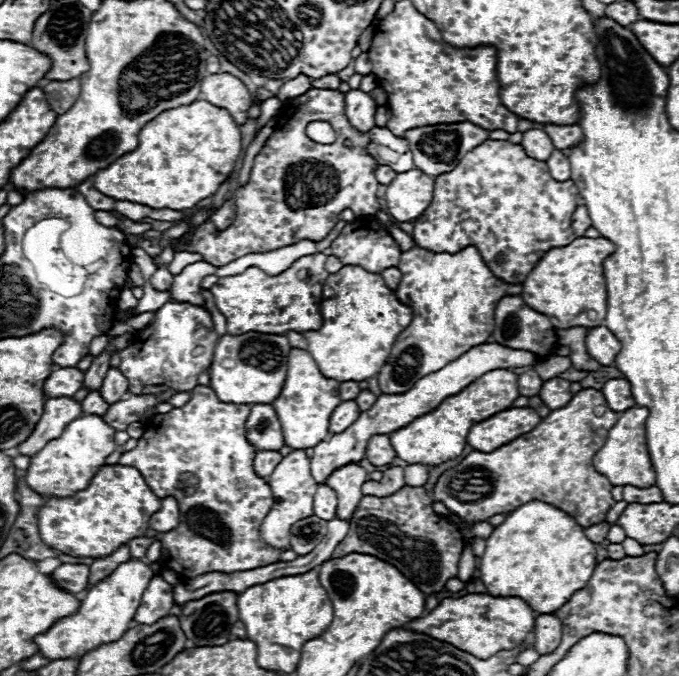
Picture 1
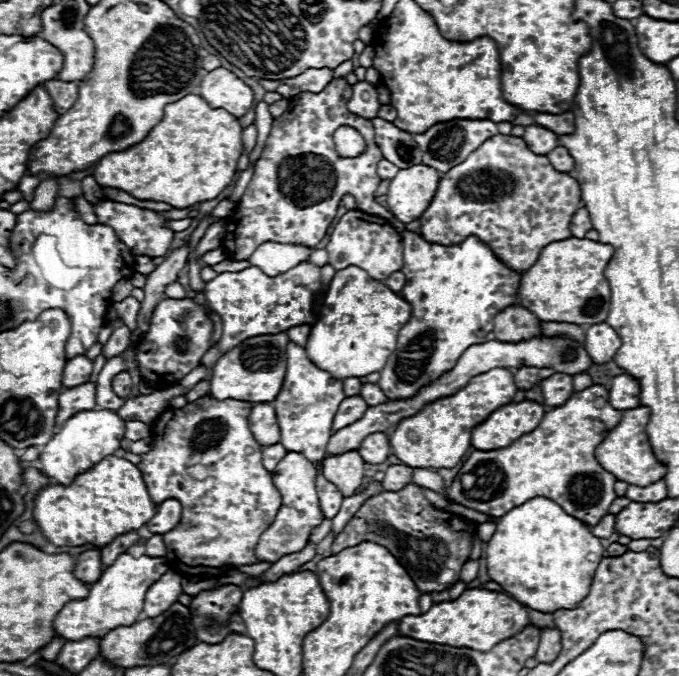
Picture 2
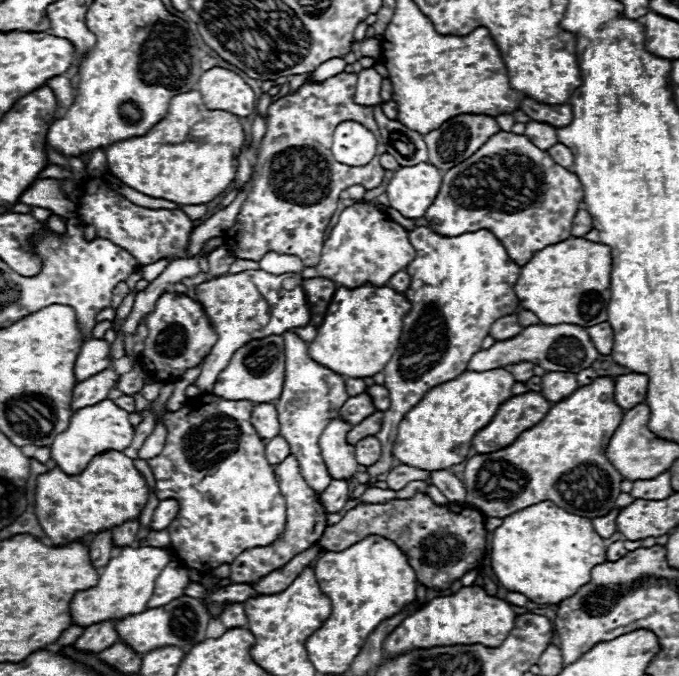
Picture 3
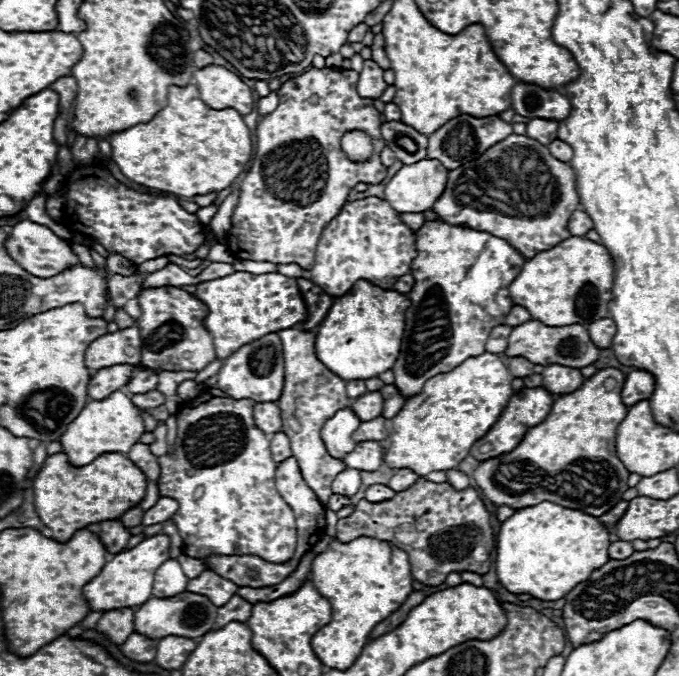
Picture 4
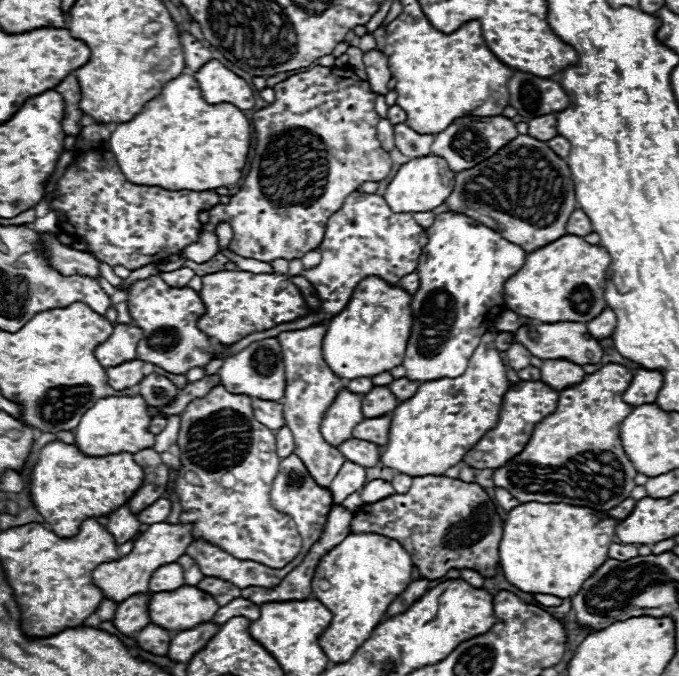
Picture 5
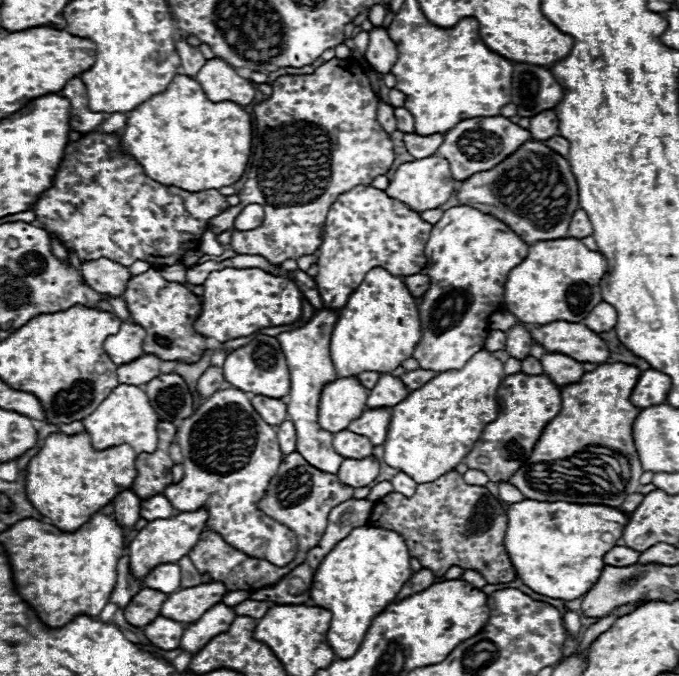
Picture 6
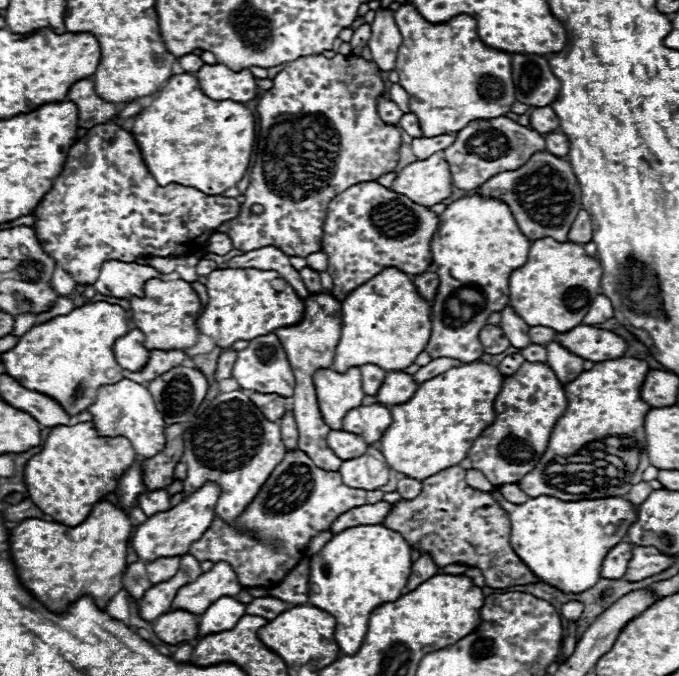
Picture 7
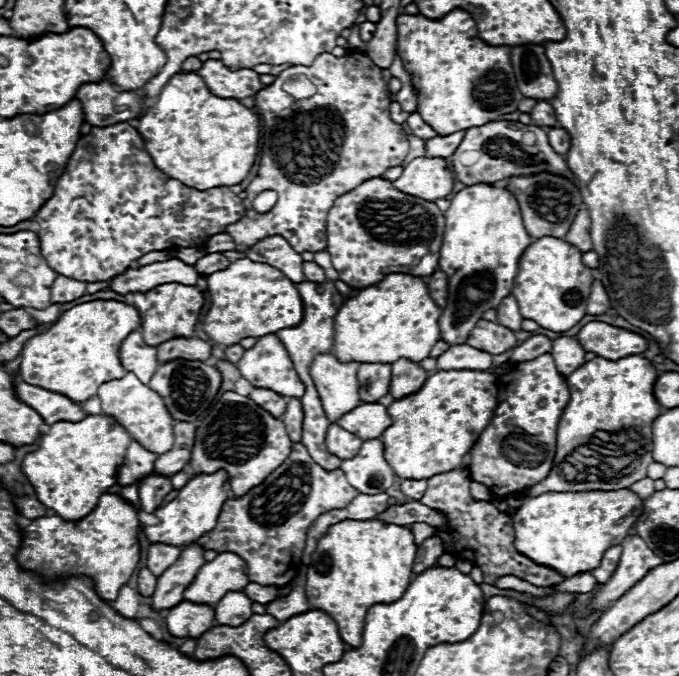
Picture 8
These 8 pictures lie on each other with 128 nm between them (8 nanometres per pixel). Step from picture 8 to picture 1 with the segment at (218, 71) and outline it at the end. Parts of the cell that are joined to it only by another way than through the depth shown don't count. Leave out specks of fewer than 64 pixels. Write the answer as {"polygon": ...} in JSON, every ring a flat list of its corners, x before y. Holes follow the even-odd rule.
{"polygon":[[228,72,206,76,198,98,210,102,212,106,226,108,238,124,248,120,248,108,254,102,244,82]]}

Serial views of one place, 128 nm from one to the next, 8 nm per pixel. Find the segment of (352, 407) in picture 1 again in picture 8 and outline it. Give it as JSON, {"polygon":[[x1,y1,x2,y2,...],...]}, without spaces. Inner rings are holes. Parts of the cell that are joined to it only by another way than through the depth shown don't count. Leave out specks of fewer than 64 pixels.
{"polygon":[[396,360,392,364,392,382,390,382,390,394,394,398,408,396,408,392,418,392,420,384,428,378,428,372,420,366,420,362,412,360]]}

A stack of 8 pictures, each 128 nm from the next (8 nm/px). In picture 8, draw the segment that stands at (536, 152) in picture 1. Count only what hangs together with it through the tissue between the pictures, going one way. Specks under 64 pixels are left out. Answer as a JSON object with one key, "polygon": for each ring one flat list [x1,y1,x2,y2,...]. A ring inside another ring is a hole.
{"polygon":[[540,100,532,112,530,112,532,120,536,126,558,126,558,120,554,116,554,108,546,102,546,100]]}

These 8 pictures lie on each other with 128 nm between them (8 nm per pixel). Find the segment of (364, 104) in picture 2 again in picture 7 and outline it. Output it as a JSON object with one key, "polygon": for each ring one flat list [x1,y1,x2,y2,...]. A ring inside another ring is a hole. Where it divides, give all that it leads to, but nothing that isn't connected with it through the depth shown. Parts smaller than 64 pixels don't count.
{"polygon":[[378,8,376,18,370,26,372,38,368,40,368,48,372,52,372,60,380,70,394,70,396,52,402,42,402,36,394,22,394,12,390,8]]}

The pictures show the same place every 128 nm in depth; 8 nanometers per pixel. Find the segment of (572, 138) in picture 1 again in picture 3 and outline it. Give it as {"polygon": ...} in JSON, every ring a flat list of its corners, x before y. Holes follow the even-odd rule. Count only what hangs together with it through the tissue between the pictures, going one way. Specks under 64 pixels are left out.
{"polygon":[[528,96,520,100,520,110,528,114,536,122,552,124,554,128,568,126,572,122,572,108,570,104,540,104]]}

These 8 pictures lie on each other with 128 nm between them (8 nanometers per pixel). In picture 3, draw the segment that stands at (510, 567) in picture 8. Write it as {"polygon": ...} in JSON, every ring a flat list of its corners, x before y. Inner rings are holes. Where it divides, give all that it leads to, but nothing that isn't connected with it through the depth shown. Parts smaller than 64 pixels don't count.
{"polygon":[[416,494,406,500,388,500,384,504,358,504,348,510,338,524,324,530,320,546,324,550,340,552,372,534,396,542,408,556,408,564,416,572,418,582,428,588,436,588,432,580,438,572,448,574,448,580,456,580,468,570,476,570,486,550,486,518,478,508,456,502,440,506,428,494],[406,526,410,528,408,534,402,532],[458,526,462,526,460,538]]}

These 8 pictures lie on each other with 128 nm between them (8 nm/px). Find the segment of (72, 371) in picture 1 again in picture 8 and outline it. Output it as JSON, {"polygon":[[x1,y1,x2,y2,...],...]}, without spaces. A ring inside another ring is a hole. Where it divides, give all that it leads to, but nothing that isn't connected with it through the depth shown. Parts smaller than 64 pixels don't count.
{"polygon":[[132,332,120,346,120,362,128,372,134,372,144,384,150,382,158,368,156,346,148,346,140,332]]}

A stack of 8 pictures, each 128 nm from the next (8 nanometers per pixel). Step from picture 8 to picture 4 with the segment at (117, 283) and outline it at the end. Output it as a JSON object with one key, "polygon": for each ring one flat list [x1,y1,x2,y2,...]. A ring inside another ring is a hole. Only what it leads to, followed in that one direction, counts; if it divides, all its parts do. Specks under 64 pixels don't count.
{"polygon":[[22,220,18,222,12,232,10,232,10,238,6,240,6,250,8,254,24,268,28,270,30,274,34,276,40,276,40,278,50,278,50,276,56,276,60,274,62,270,66,268,72,268,80,262,80,258,72,252,70,244,62,238,58,238,50,228,42,226,42,224,36,224,32,220]]}

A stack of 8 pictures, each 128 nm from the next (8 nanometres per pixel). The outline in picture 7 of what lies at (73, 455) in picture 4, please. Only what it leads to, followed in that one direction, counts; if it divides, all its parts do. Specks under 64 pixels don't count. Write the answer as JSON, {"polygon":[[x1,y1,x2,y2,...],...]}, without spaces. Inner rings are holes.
{"polygon":[[124,378,116,384,106,384,104,388,98,390,98,396,96,396,92,408,88,408,88,410,94,416,92,422,96,424,96,430,100,436,124,436,124,438,128,438,132,442,134,452,142,458,152,458,158,452,162,452,166,446,164,416,158,412,148,388,138,384,138,382]]}

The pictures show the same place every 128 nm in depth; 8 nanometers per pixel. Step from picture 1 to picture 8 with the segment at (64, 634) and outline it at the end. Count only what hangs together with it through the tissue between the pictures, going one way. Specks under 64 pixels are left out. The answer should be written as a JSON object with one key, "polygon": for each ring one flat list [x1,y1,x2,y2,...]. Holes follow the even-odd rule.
{"polygon":[[226,472,196,474,186,482,184,488,180,488,178,496,172,502,160,506,154,512,158,516,158,524,156,526,144,526,142,532,146,534,146,538,152,544,164,542,164,544,174,544,174,546,186,546,216,526,216,520,218,520,222,506,228,498,230,498,230,484,228,484]]}

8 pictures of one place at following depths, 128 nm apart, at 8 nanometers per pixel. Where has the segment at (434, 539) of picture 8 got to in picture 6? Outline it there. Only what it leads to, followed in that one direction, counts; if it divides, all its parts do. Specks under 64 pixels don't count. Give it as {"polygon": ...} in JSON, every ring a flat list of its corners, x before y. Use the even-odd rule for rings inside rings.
{"polygon":[[422,568,422,570,414,572,412,578,410,578,410,580,402,586,402,590,398,592,396,602,404,600,404,598,408,598,408,596,412,596,412,594,416,594,416,592,422,592,424,588,428,588,428,586,434,582,434,578,436,578,436,576,434,576,428,568]]}

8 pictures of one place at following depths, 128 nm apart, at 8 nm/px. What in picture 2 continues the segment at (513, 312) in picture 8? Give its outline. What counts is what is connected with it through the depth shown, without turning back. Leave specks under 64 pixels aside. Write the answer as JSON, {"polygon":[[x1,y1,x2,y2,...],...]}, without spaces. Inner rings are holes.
{"polygon":[[520,366,520,368,514,372,514,380,516,380,516,386,518,386,518,388,528,390,528,388,532,388,536,382,540,382,538,368,534,368,534,366]]}

